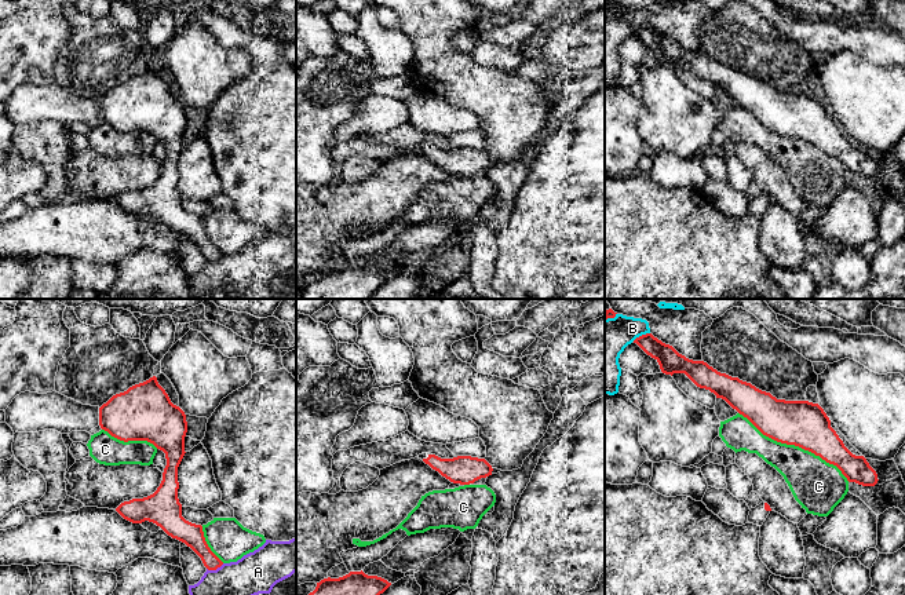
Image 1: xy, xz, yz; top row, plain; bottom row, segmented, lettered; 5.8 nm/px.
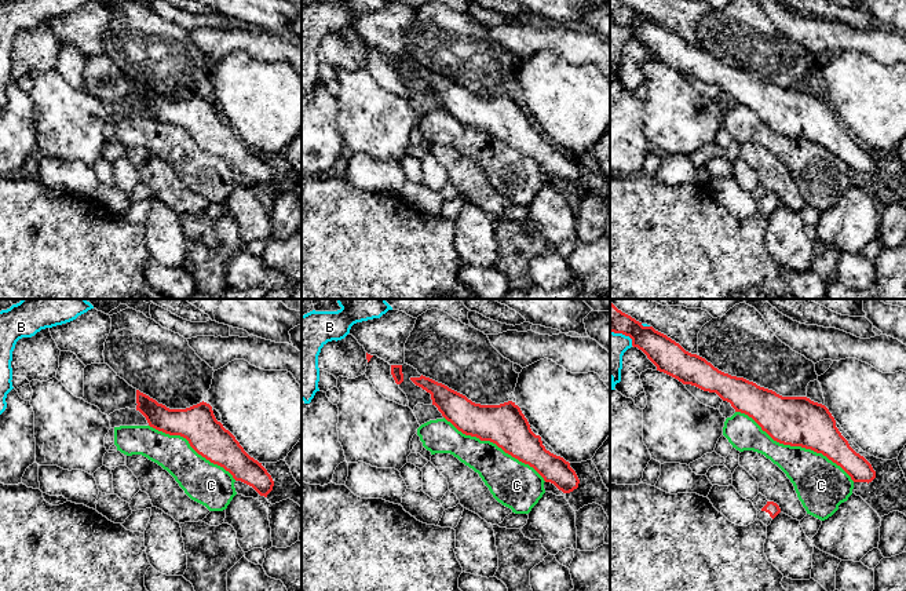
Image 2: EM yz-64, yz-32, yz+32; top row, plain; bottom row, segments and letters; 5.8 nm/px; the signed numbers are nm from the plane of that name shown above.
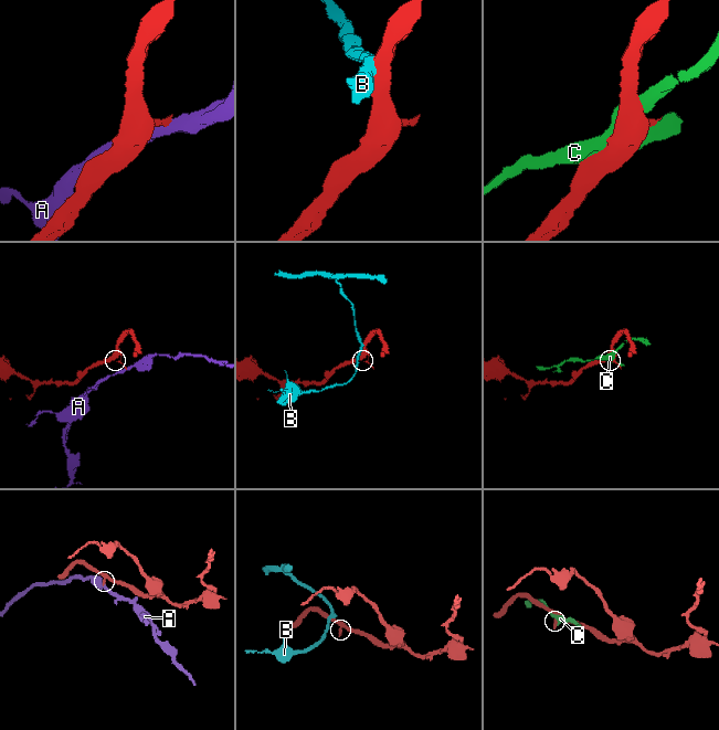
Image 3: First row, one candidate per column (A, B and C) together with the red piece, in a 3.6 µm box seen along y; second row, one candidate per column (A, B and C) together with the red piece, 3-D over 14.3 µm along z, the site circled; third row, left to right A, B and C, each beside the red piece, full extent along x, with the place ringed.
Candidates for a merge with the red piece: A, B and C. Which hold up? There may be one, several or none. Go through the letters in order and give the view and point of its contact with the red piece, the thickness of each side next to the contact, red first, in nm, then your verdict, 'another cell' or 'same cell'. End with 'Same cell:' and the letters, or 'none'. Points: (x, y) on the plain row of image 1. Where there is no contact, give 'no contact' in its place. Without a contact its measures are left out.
A: xy (215, 261) | 140/280 nm | another cell
B: yz (641, 28) | 140/240 nm | another cell
C: yz (795, 137) | 260/280 nm | another cell
Same cell: none

